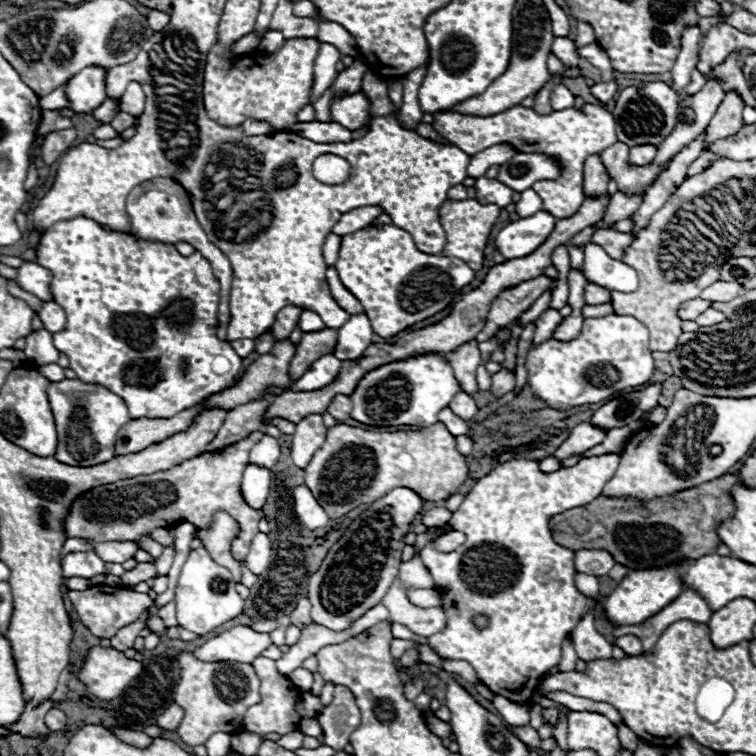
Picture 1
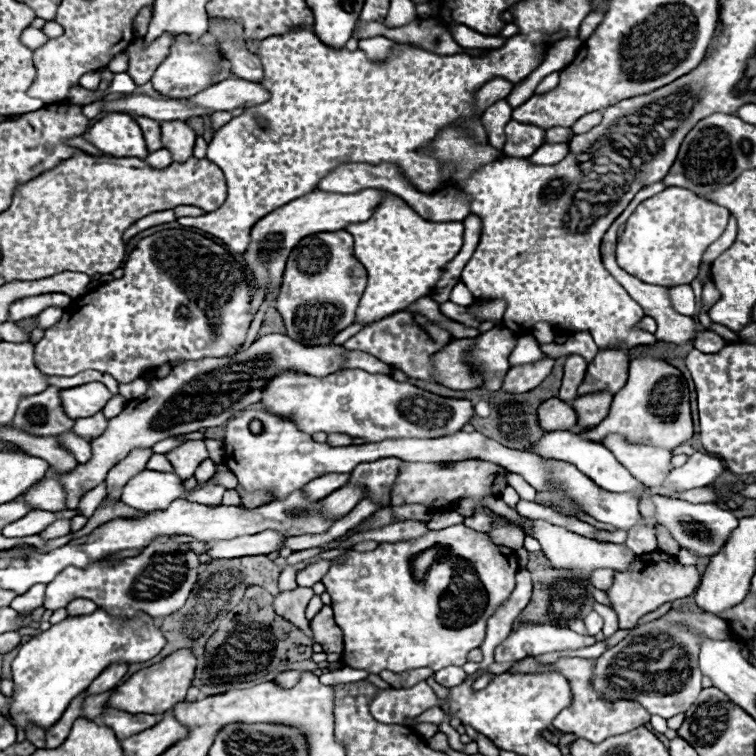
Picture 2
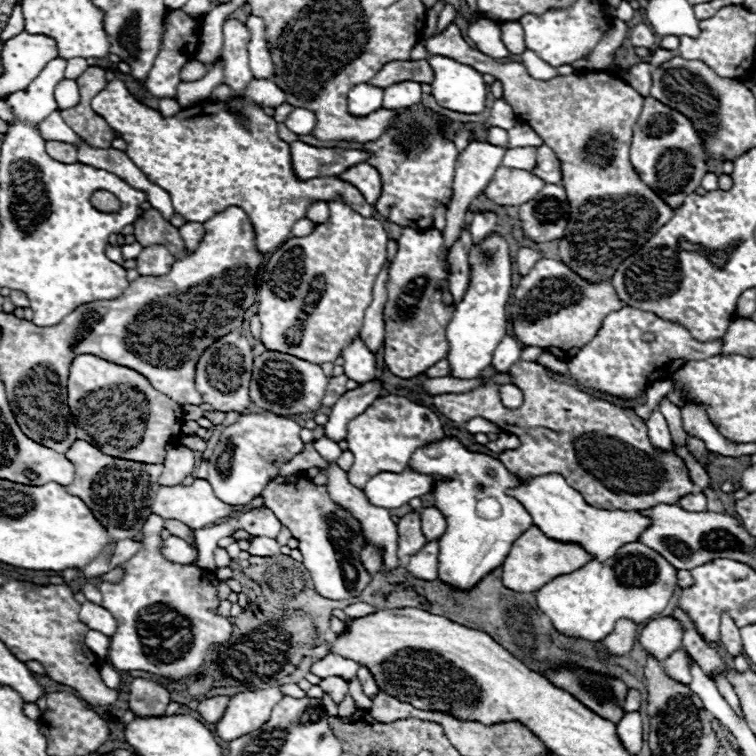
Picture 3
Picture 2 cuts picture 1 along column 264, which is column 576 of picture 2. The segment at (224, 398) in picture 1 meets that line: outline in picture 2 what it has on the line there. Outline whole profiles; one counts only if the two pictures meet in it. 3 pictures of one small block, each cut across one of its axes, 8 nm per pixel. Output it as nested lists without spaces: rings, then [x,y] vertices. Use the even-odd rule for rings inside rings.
[[[570,354],[570,356],[568,356],[568,360],[566,360],[566,364],[564,364],[562,388],[560,388],[560,394],[558,394],[560,400],[570,402],[570,400],[574,400],[574,398],[578,396],[576,390],[578,390],[580,382],[584,380],[586,366],[588,366],[588,362],[586,362],[582,356],[578,356],[578,354]]]

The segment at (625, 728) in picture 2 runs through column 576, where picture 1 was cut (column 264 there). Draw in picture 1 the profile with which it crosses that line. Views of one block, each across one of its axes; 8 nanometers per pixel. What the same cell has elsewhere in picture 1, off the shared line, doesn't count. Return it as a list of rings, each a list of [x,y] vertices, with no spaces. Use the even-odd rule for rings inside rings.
[[[258,656],[254,662],[252,662],[262,686],[260,686],[260,692],[262,692],[262,702],[248,708],[248,712],[244,714],[244,720],[242,720],[242,726],[244,726],[244,732],[252,732],[252,734],[258,734],[258,736],[266,736],[270,732],[276,732],[276,734],[290,734],[294,730],[300,728],[300,716],[298,712],[294,710],[296,702],[298,702],[298,696],[300,696],[300,690],[290,682],[288,676],[282,676],[278,670],[276,670],[276,662],[270,660],[270,658],[264,658],[264,656]]]

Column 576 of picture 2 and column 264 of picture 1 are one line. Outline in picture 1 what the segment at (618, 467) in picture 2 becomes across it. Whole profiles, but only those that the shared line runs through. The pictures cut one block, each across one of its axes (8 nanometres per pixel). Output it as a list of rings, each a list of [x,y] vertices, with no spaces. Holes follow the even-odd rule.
[[[264,434],[264,438],[252,448],[250,452],[250,464],[258,464],[264,468],[272,468],[280,458],[280,446],[278,440]]]

